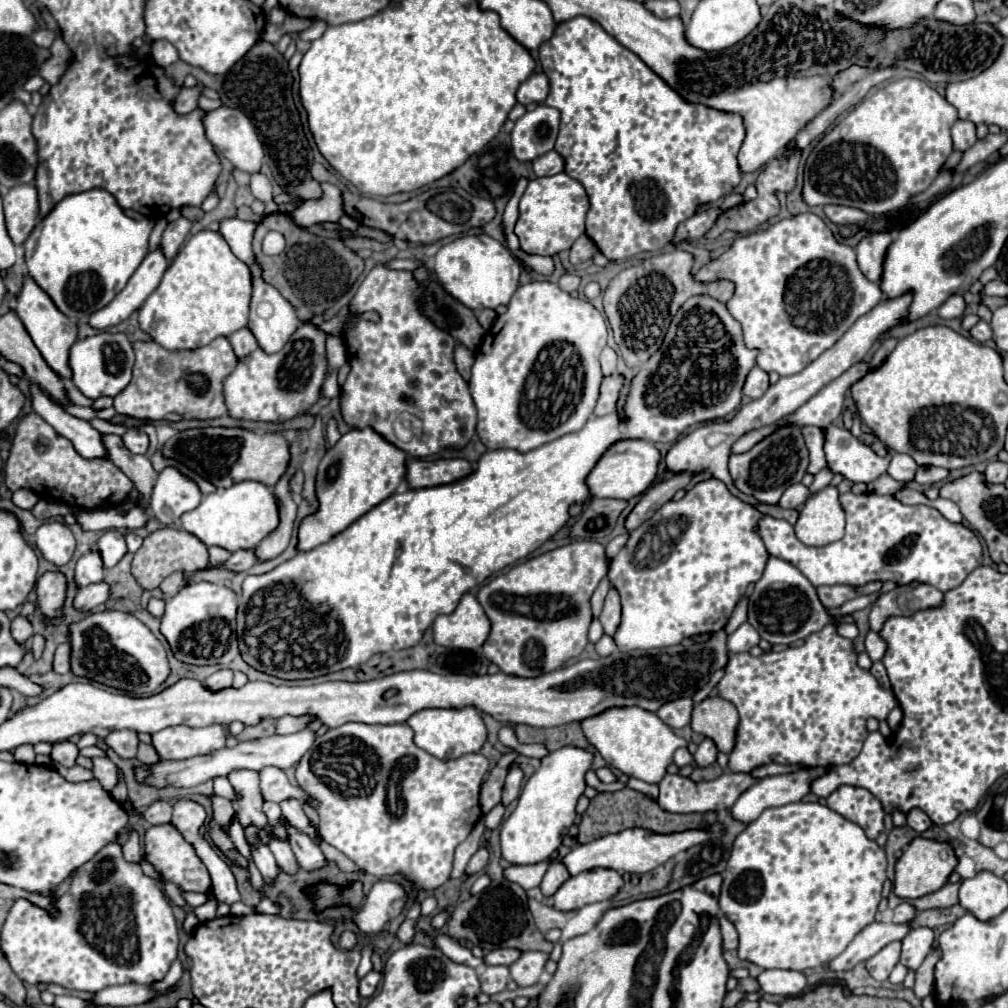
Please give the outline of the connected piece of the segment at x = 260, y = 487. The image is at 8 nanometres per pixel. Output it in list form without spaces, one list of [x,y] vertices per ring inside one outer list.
[[[245,480],[233,484],[231,488],[219,488],[217,492],[203,496],[195,510],[181,516],[181,522],[183,528],[195,534],[205,546],[221,546],[229,552],[253,550],[279,526],[279,502],[269,486]]]

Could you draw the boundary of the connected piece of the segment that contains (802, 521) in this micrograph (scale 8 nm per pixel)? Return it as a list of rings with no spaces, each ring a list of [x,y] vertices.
[[[833,486],[811,494],[795,524],[797,538],[807,546],[827,546],[843,538],[845,514],[839,506],[839,492]]]

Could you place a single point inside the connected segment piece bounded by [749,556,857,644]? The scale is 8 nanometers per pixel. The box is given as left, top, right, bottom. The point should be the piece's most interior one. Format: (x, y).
(784, 607)

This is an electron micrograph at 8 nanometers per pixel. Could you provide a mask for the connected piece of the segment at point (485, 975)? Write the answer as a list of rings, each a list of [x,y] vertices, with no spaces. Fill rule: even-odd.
[[[485,966],[479,972],[479,980],[481,980],[481,990],[485,994],[497,994],[503,992],[507,988],[507,980],[509,980],[509,968],[507,966]]]

